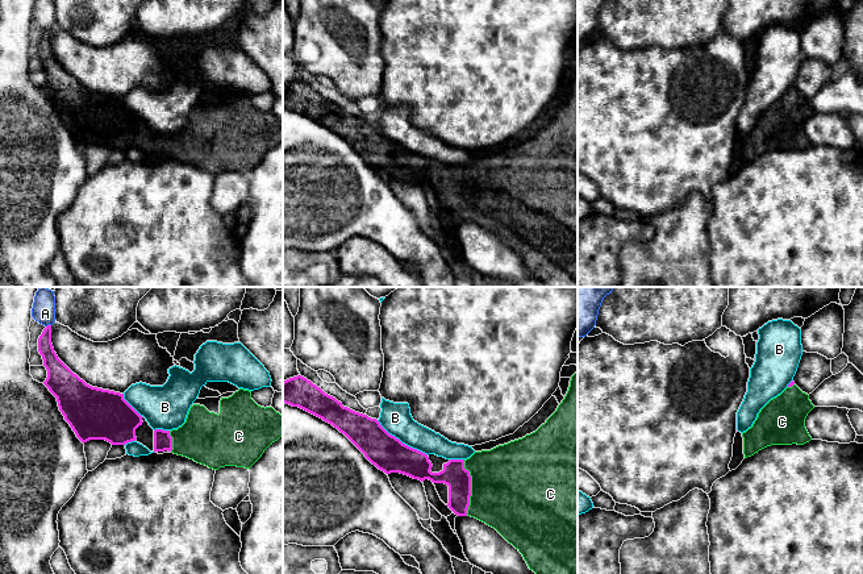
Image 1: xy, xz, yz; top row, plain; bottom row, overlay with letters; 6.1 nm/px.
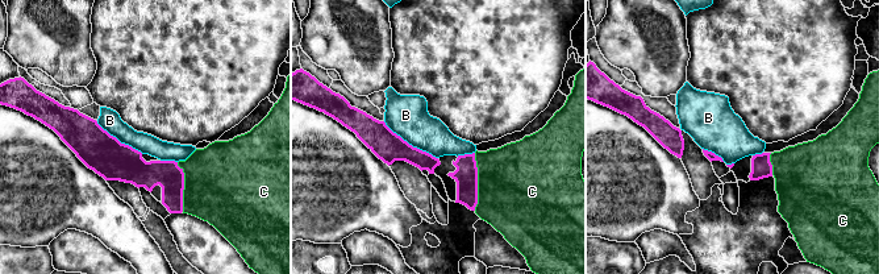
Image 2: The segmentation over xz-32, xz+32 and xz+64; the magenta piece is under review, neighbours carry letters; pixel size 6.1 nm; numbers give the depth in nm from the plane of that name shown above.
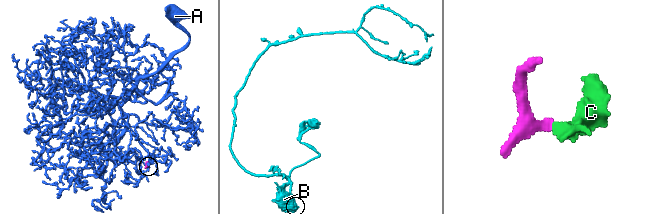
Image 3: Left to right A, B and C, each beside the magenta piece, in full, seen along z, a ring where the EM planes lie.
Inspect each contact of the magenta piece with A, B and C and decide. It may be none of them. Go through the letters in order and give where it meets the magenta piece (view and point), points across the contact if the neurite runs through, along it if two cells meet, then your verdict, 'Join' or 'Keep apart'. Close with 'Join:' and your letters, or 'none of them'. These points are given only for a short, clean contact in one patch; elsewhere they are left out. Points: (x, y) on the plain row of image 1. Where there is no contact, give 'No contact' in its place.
A: Touches magenta at xy (48, 30). Keep apart
B: Touches magenta at xz (401, 148). Keep apart
C: Touches magenta at xz (470, 192). Path across: xz (454, 179), (470, 192), (511, 190). Join
Join: C

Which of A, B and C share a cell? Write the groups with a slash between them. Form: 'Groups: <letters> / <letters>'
Groups: A / B / C

